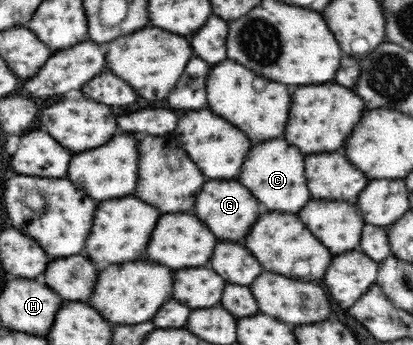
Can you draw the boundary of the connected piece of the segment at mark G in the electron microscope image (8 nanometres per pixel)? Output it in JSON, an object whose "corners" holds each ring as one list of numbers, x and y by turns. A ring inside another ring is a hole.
{"corners":[[210,180,206,182,194,202,194,214,214,232,216,238,220,240,228,240,228,242,236,242,244,236,248,236,252,224,258,220,260,216,260,206,258,200,238,182,230,182,230,180]]}

